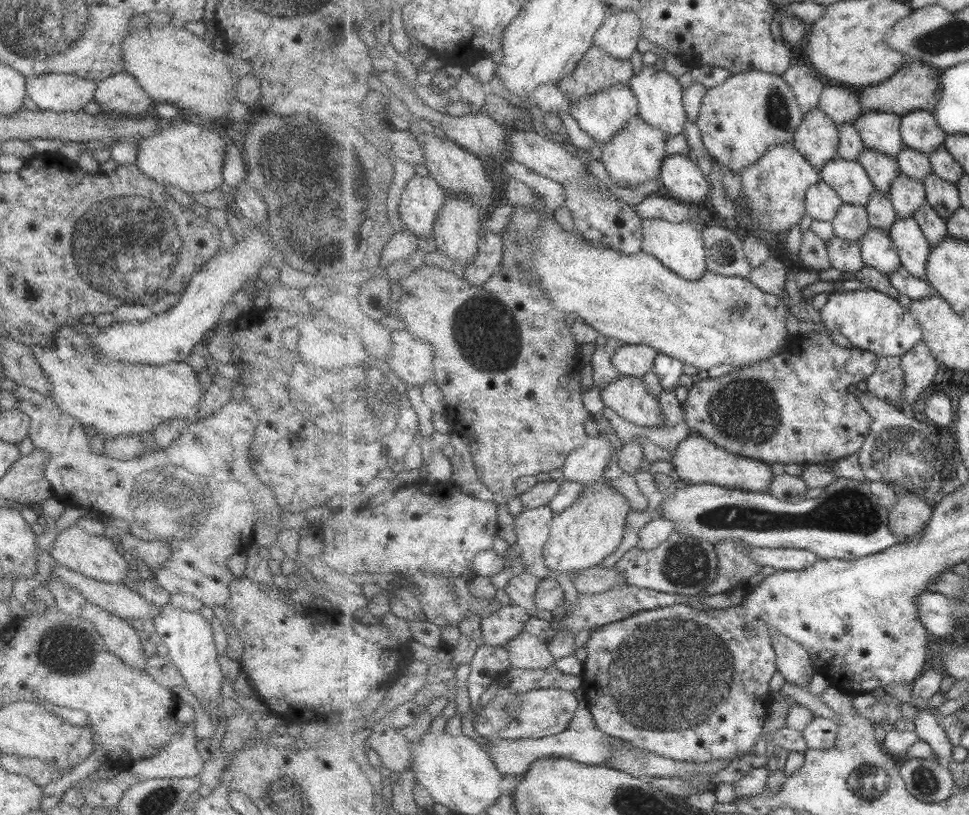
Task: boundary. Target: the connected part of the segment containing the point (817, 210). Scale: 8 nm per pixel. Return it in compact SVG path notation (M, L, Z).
M825 181L810 186L806 196L807 214L815 220L832 222L844 202L840 194Z

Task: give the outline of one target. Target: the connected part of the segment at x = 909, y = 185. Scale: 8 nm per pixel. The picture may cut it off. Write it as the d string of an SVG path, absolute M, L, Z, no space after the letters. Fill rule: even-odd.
M903 173L895 178L889 195L901 219L913 217L914 212L927 201L925 183Z

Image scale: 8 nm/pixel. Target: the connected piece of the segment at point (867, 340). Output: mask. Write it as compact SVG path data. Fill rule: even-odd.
M870 288L856 291L834 291L819 310L821 321L831 332L840 332L855 347L878 354L879 357L902 357L906 352L924 340L922 324L915 319L913 312L899 304L897 299L882 291Z

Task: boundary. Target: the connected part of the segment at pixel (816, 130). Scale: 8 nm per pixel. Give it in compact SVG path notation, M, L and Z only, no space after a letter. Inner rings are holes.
M817 107L804 115L795 133L794 143L797 148L820 173L830 160L840 157L838 125L835 119Z

